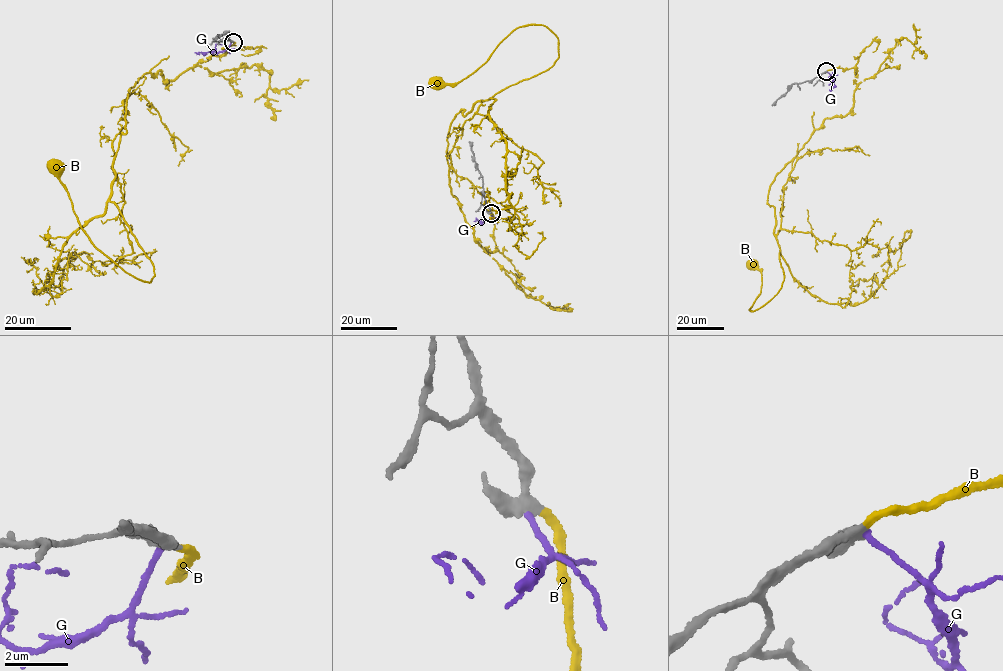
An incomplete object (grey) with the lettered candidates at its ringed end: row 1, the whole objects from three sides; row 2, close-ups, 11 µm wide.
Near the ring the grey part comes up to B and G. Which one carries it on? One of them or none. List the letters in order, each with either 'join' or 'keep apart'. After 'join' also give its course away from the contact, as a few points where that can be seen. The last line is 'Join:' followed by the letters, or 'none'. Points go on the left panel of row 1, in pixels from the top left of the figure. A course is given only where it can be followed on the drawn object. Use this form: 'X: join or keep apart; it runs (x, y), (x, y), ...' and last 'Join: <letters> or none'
B: join; it runs (233, 41), (165, 83), (148, 72), (127, 95), (110, 201), (151, 281), (93, 244), (55, 167)
G: keep apart
Join: B

